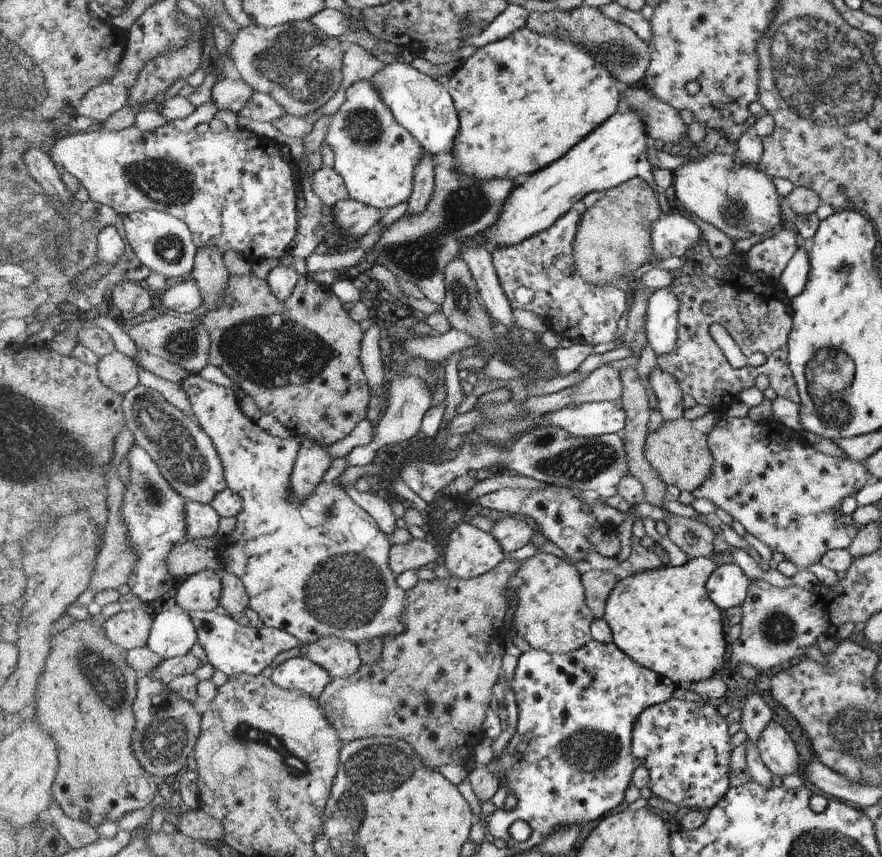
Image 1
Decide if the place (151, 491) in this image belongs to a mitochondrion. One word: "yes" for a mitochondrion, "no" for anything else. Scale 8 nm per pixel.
yes

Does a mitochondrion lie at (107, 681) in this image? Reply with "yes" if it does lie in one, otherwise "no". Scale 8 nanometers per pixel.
yes

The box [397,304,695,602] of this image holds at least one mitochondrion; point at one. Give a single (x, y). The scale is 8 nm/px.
(581, 462)

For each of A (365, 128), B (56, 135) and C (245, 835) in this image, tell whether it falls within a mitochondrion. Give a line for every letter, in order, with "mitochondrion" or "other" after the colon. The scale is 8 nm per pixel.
A: mitochondrion
B: other
C: other

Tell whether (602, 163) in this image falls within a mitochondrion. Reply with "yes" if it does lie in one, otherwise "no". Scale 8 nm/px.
no

